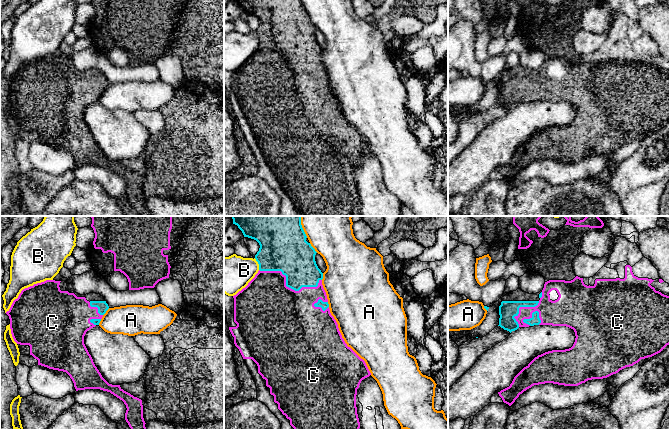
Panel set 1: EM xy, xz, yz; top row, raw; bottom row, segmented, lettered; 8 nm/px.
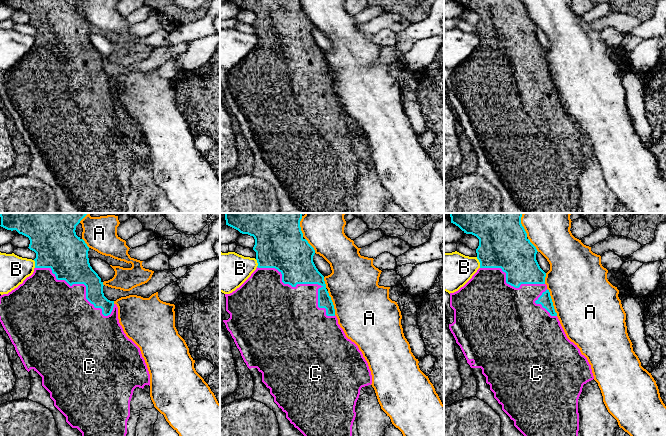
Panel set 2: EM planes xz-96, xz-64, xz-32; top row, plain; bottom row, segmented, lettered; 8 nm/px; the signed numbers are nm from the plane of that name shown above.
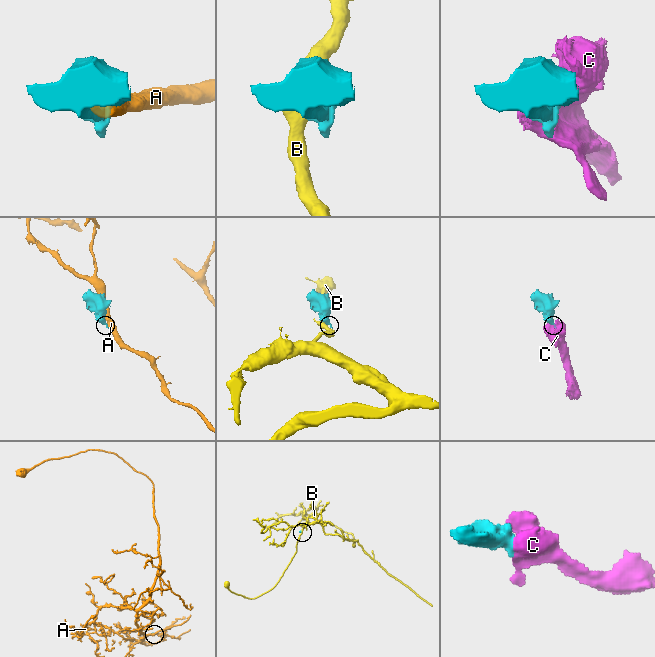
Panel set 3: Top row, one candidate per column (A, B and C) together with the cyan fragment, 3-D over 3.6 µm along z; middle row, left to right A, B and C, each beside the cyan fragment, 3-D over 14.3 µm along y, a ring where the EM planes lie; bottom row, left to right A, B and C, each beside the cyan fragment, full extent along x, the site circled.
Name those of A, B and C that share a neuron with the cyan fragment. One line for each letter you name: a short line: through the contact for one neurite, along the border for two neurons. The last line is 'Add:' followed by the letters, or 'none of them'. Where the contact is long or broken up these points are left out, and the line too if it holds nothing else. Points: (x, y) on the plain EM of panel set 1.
Add: C

